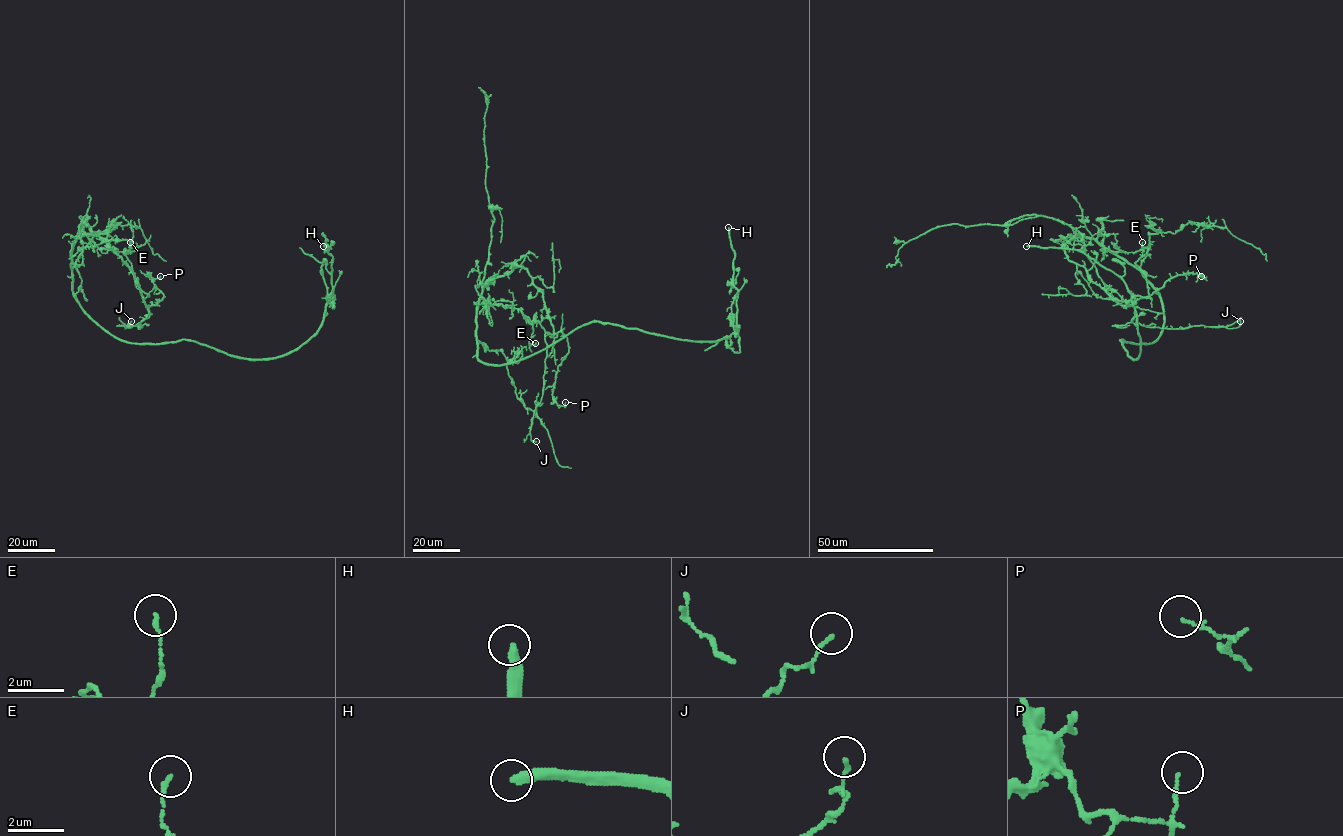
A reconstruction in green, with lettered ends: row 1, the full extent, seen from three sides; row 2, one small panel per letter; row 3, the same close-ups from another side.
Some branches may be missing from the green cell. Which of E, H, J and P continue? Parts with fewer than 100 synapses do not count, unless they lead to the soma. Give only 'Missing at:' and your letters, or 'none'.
Missing at: H

